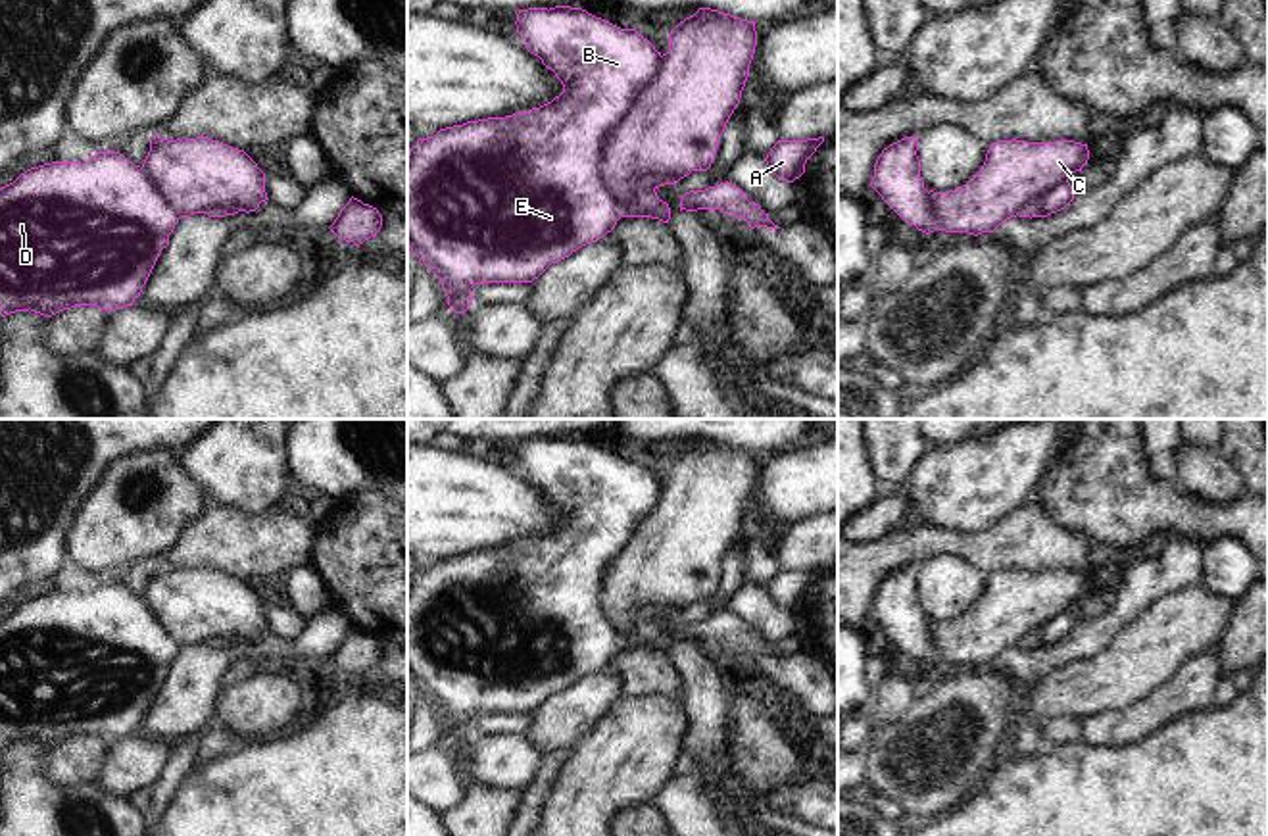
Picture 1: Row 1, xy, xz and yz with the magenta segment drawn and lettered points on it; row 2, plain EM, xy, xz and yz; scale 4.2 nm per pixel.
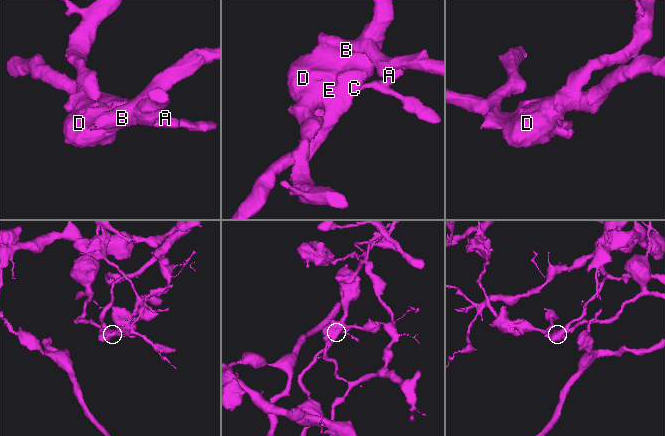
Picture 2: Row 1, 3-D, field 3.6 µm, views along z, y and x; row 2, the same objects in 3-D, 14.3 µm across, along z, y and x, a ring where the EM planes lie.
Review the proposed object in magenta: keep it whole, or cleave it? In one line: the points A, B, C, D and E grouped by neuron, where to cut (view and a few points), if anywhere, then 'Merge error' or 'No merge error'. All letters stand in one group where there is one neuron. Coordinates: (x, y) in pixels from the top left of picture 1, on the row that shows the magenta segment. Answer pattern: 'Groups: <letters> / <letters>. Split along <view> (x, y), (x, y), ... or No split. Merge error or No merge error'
Groups: A B D E / C. Split along xz (661, 56), (658, 72), (604, 143), (600, 185), (617, 204). Merge error.

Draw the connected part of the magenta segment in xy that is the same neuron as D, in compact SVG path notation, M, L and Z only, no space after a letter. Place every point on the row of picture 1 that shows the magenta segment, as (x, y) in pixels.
M96 152L85 163L52 161L27 169L0 188L0 315L31 309L52 317L75 306L110 313L133 306L179 219L146 171L119 152Z

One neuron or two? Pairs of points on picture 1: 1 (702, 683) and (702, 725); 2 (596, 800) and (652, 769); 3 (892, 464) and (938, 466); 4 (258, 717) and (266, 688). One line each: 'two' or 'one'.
1: one
2: one
3: two
4: one

